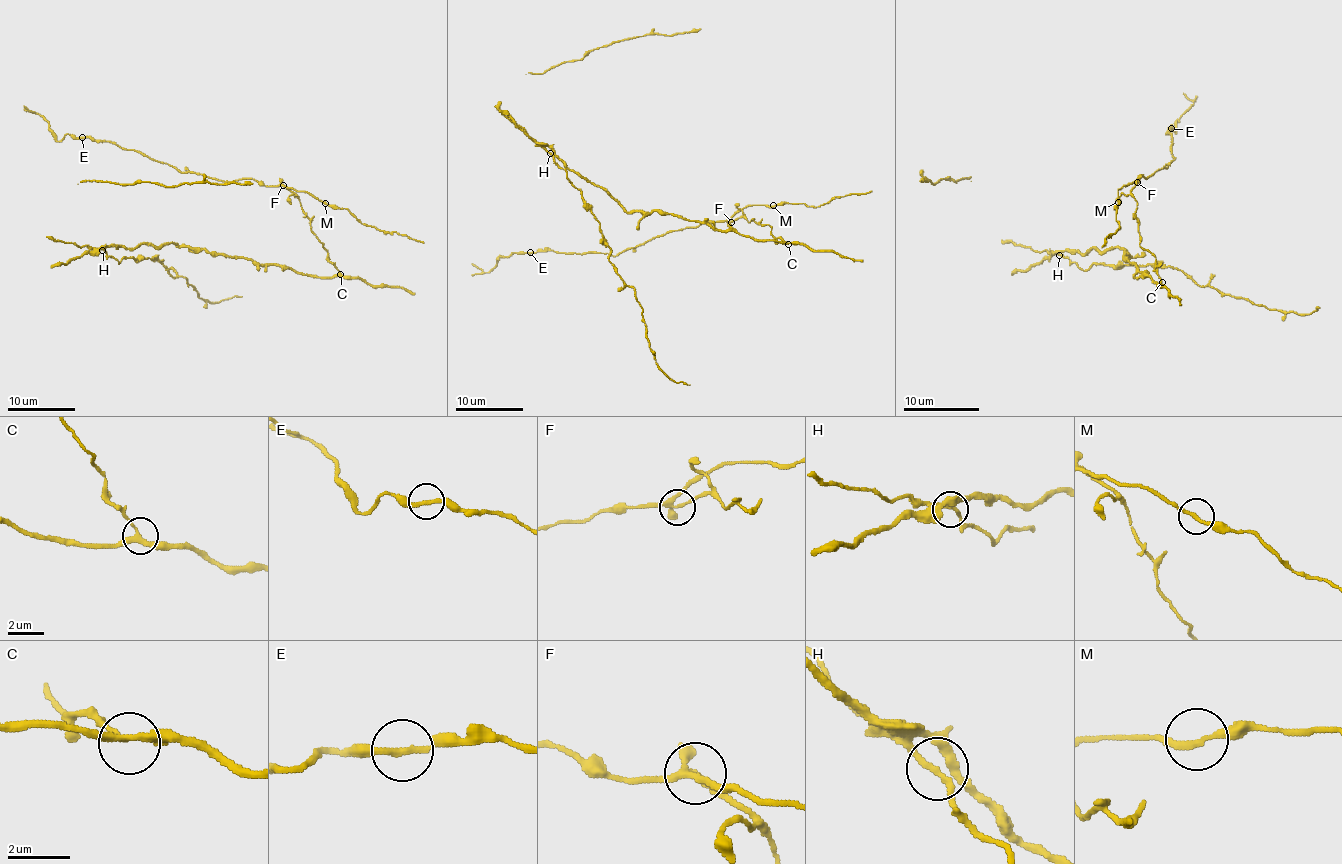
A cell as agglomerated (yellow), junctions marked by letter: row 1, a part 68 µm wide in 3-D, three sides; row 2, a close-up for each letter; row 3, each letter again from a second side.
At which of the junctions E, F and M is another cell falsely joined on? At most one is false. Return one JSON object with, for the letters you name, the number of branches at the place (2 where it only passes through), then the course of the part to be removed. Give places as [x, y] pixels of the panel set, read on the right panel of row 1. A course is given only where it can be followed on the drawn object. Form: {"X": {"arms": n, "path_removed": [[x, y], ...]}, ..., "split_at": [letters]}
{"F": {"arms": 4, "path_removed": [[1137, 181], [1139, 244], [1158, 286], [1120, 248], [1063, 255], [1084, 270], [1183, 270], [1268, 308], [1319, 307]]}, "split_at": ["F"]}

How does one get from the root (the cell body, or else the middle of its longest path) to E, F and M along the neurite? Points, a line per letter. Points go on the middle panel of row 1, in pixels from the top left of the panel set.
E: (704, 224), (761, 241), (787, 242), (777, 239), (766, 224), (738, 217), (667, 231), (615, 256), (530, 252)
F: (704, 224), (761, 241), (787, 242), (777, 239), (766, 224), (748, 222), (743, 217), (731, 222)
M: (704, 224), (787, 242), (777, 239), (766, 224), (729, 219), (750, 205), (773, 205)

